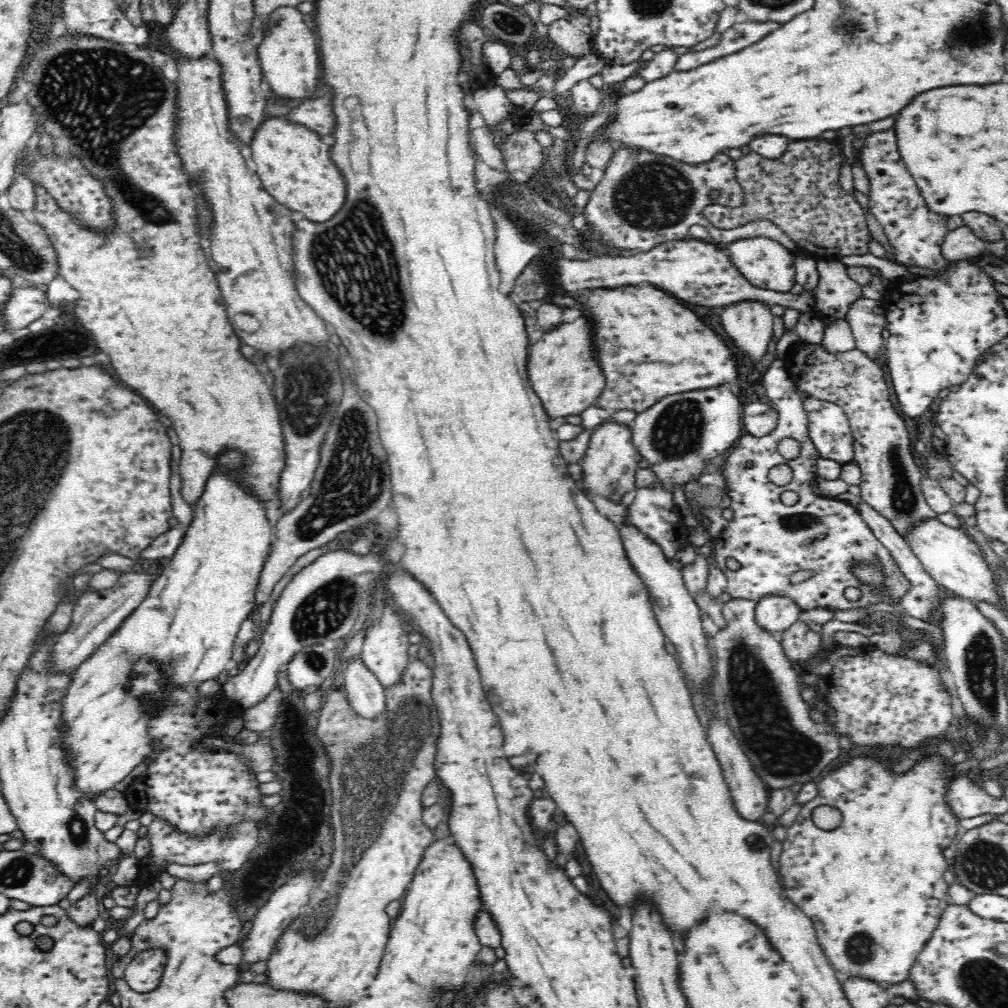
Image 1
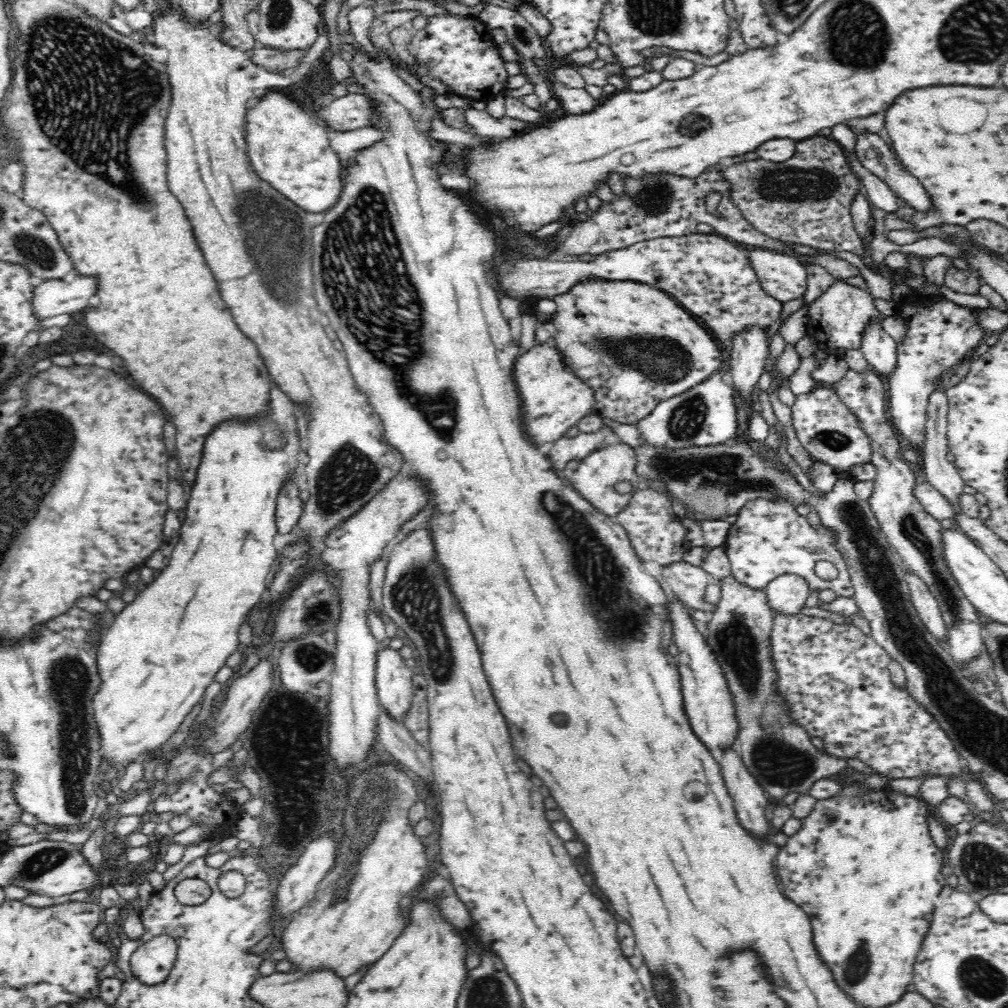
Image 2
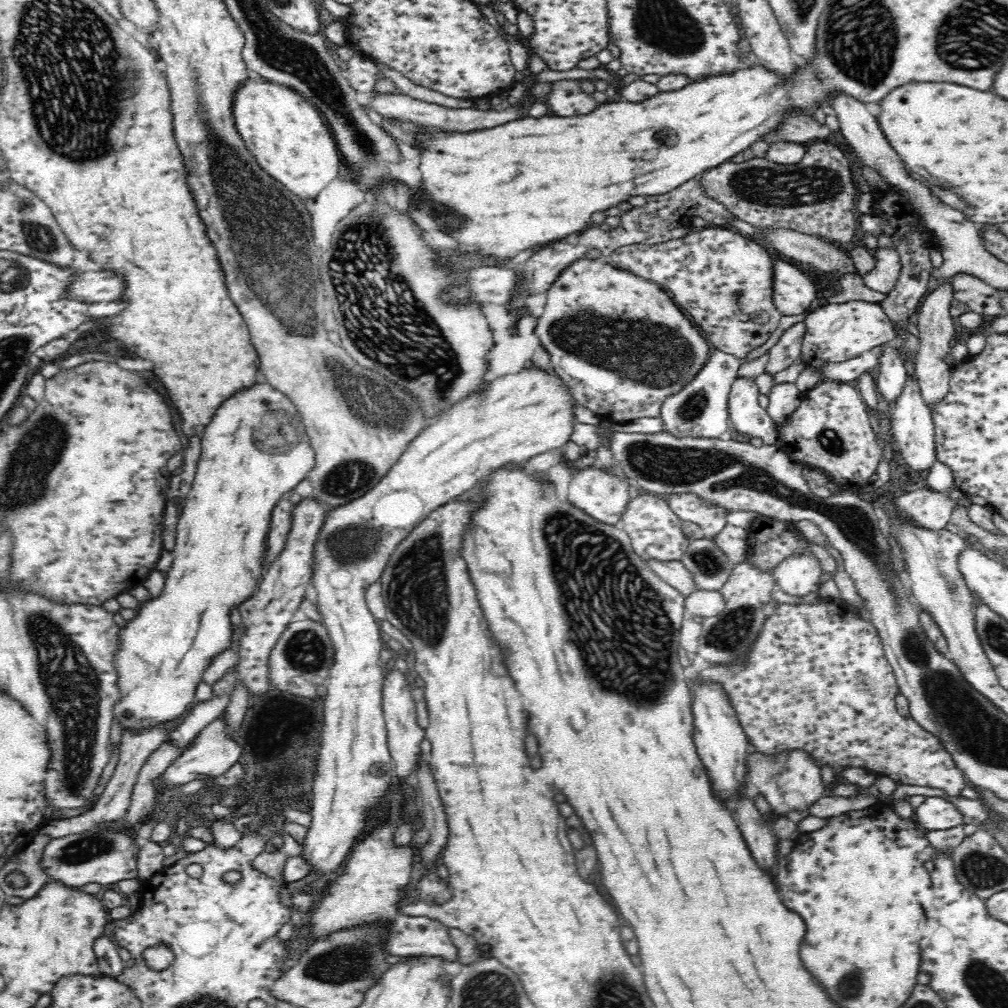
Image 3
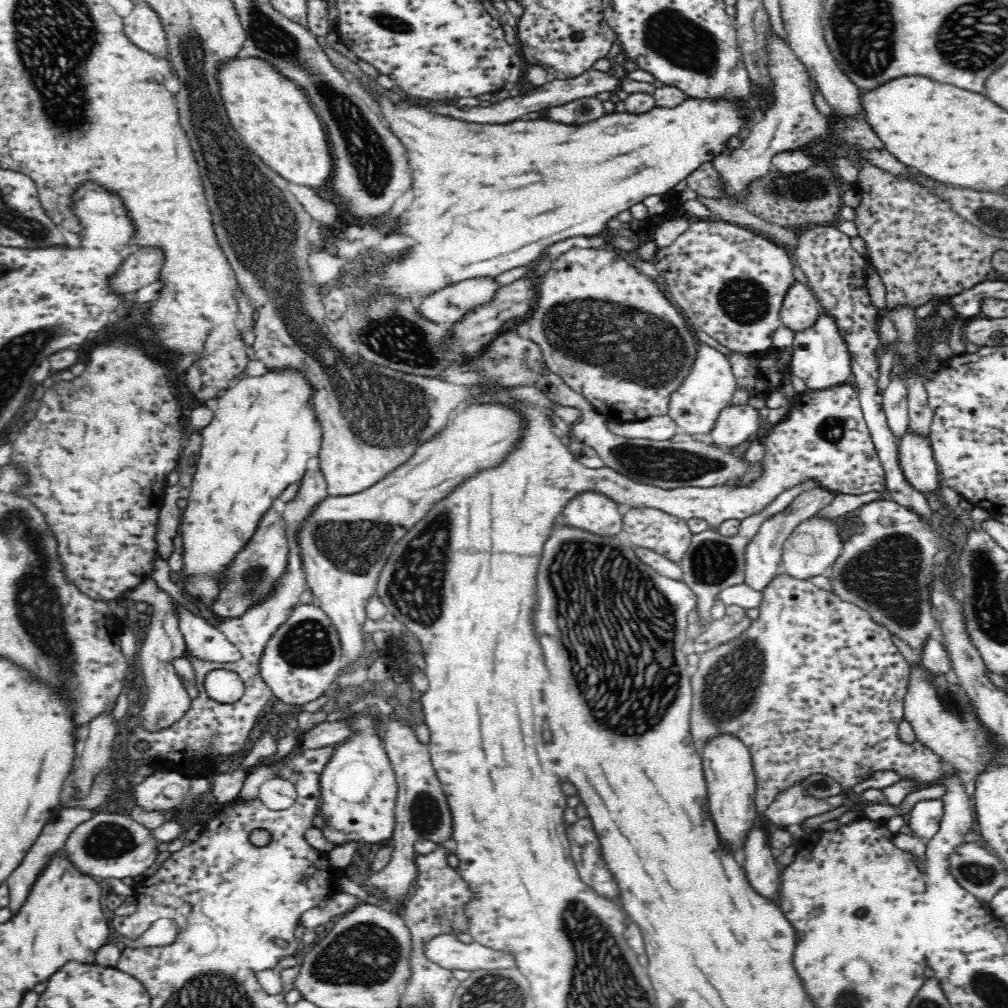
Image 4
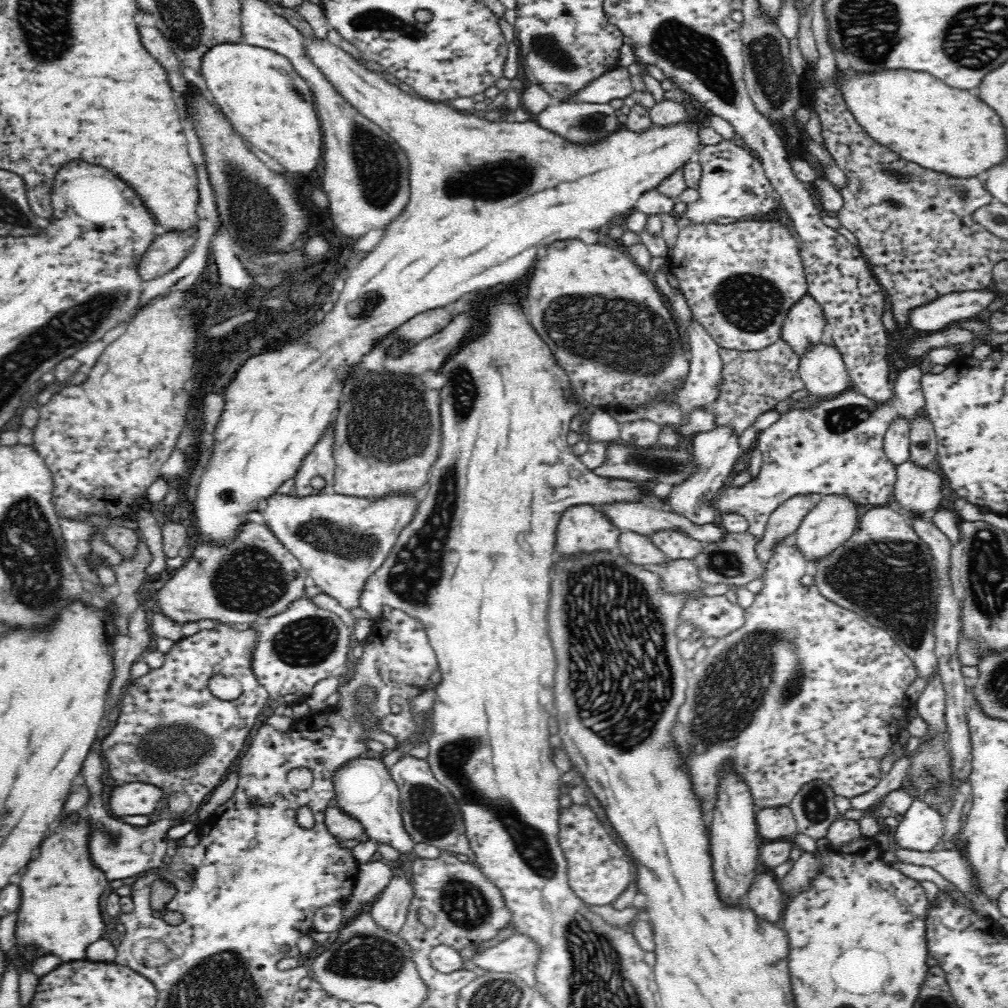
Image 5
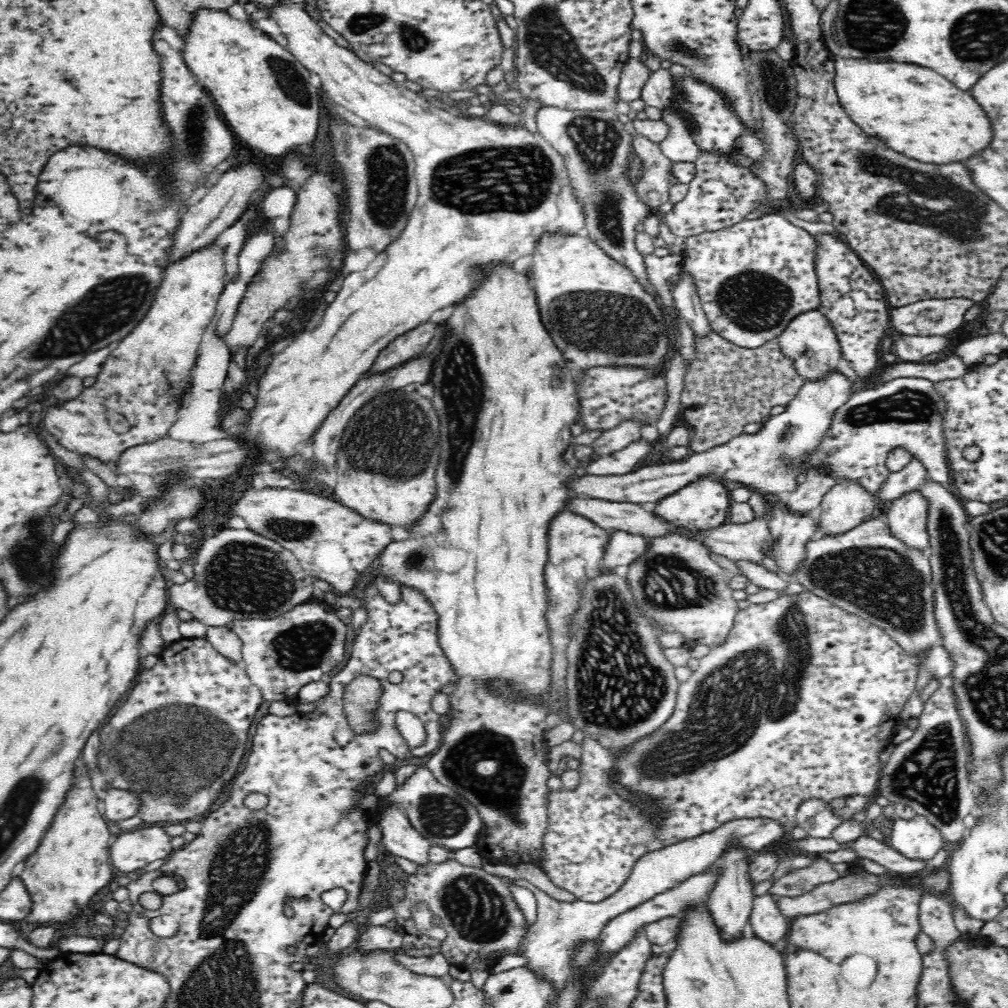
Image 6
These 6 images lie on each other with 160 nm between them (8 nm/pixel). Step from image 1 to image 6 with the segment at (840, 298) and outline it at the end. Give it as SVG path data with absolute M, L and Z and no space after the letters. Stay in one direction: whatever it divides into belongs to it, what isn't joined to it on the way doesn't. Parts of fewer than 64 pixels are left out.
M840 370L824 374L820 380L807 380L798 394L787 404L783 413L770 416L762 428L753 434L741 434L728 444L710 448L706 452L690 453L681 461L652 464L626 474L588 475L574 477L570 487L578 497L612 502L632 502L645 506L655 505L662 497L676 492L700 476L740 482L764 494L787 495L796 487L801 474L801 458L811 451L827 429L830 415L842 406L852 394L852 380Z

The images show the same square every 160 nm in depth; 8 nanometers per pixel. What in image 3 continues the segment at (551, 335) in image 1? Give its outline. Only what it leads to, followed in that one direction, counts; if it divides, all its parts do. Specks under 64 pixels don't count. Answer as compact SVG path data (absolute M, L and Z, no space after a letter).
M533 362L530 368L524 366L514 374L498 376L482 394L474 394L474 402L472 397L466 402L468 404L462 404L462 408L456 404L440 420L431 423L430 428L423 428L416 440L409 444L410 450L402 454L401 459L370 492L346 506L332 508L327 512L318 532L314 546L316 570L313 570L312 582L317 593L317 608L322 614L322 624L332 641L334 662L327 676L327 694L323 699L322 744L318 748L318 770L310 812L312 820L300 852L300 858L306 862L312 876L326 876L334 872L342 860L346 860L346 855L354 846L354 837L362 834L365 825L362 821L382 802L390 787L391 777L394 777L395 764L389 752L382 706L385 671L380 662L380 652L385 644L380 638L383 634L380 622L368 608L366 589L380 580L389 556L400 540L404 540L432 512L452 501L452 498L462 495L478 480L483 480L492 469L508 461L524 463L544 451L564 448L576 423L576 399L570 387L553 371L552 365L545 370Z

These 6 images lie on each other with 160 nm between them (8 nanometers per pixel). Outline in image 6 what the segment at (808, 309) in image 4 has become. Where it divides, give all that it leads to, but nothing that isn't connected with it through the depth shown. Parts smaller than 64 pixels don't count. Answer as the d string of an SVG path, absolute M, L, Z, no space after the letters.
M820 310L798 313L778 336L780 348L794 361L794 367L805 381L820 380L824 374L838 370L841 350L831 322Z

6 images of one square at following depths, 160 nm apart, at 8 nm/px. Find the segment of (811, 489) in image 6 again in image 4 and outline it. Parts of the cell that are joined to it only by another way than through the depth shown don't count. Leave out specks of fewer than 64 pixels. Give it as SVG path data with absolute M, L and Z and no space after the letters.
M814 490L808 492L808 494L799 494L784 512L764 520L764 524L760 526L758 532L745 544L742 583L756 592L766 590L781 572L782 545L784 541L798 524L806 520L806 518L814 517L835 495L836 493L830 490Z

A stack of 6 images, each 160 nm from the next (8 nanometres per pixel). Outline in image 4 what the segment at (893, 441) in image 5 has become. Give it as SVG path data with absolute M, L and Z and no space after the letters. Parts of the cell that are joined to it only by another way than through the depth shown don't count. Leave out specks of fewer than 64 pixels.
M896 374L890 376L888 386L881 391L881 395L881 403L888 425L890 425L892 433L898 438L905 434L905 428L909 424L908 393L905 381Z

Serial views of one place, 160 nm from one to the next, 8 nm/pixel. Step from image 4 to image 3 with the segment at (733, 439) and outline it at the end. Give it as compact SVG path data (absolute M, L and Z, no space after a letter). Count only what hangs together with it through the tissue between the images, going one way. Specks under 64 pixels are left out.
M736 377L728 396L730 424L736 432L762 437L766 444L776 445L779 442L778 424L760 407L758 396L760 390L754 378Z

